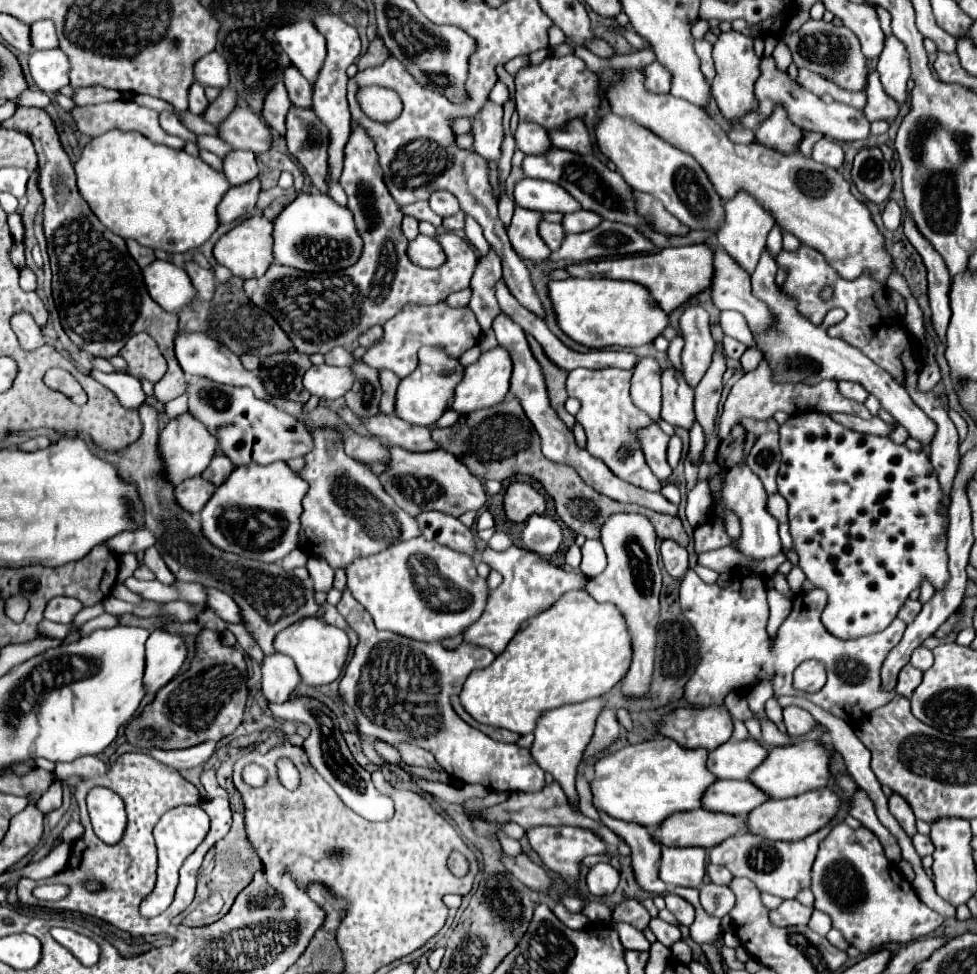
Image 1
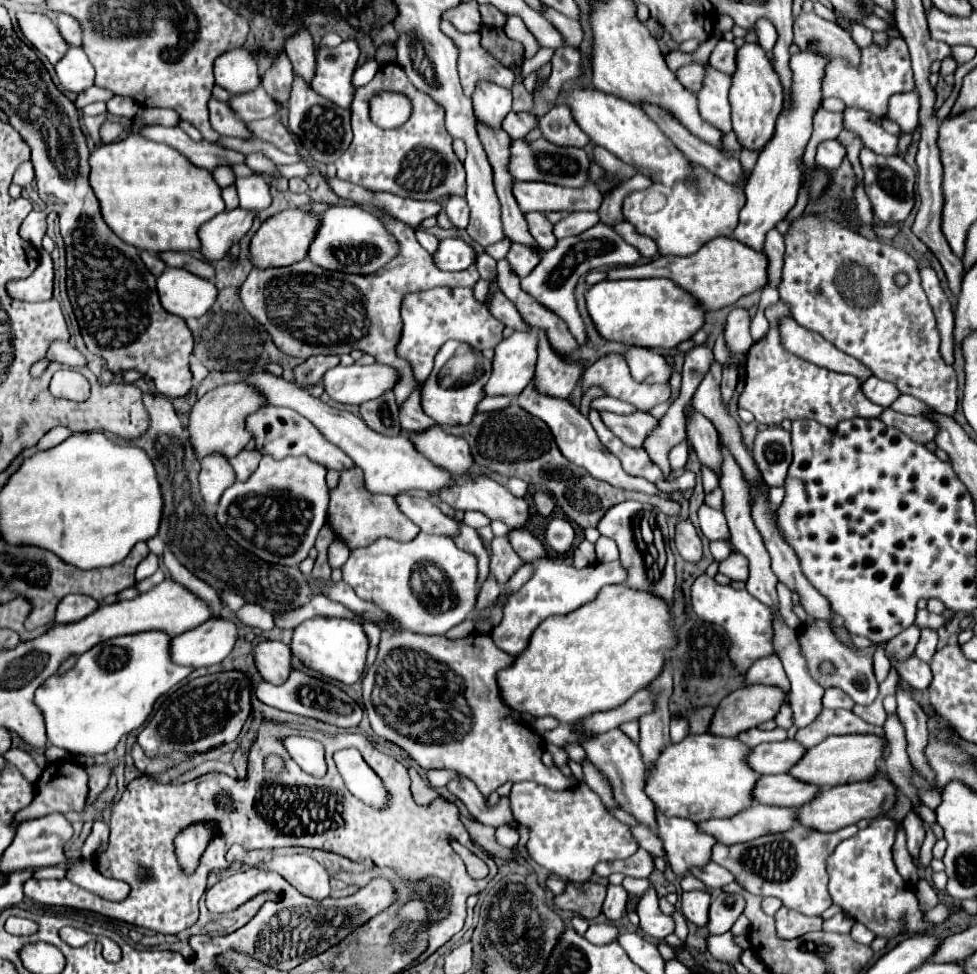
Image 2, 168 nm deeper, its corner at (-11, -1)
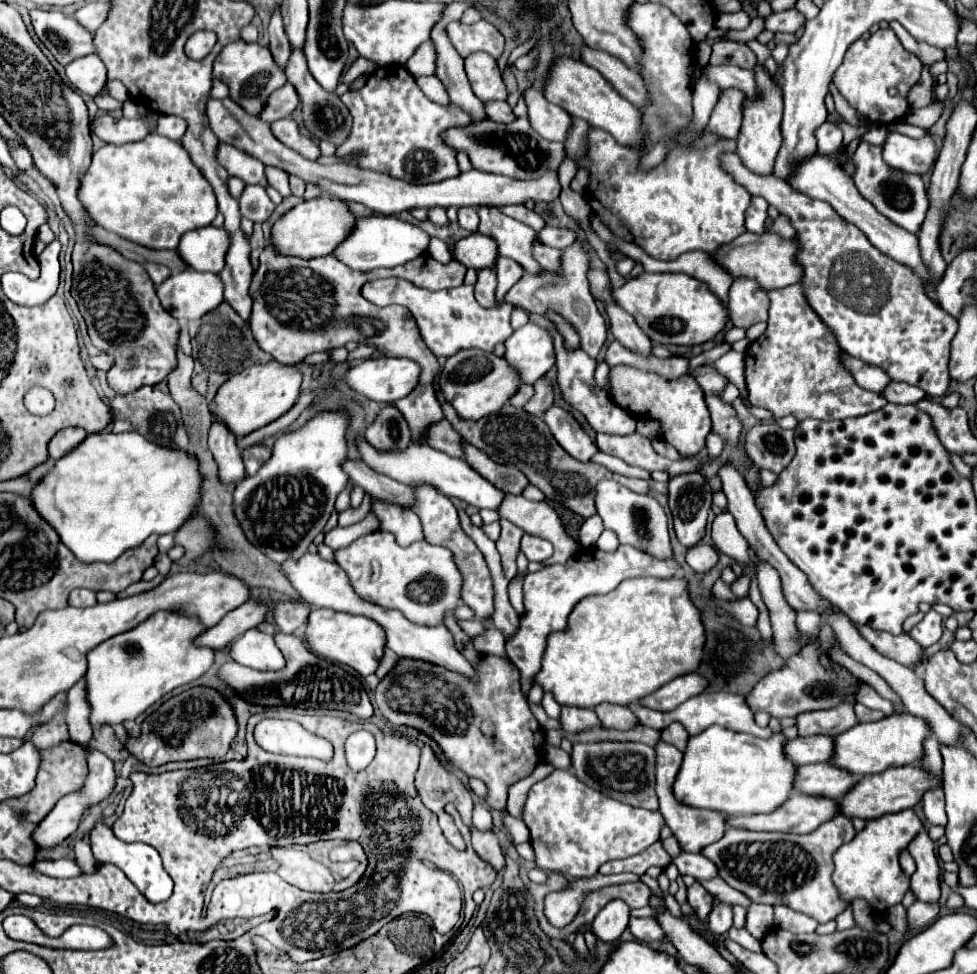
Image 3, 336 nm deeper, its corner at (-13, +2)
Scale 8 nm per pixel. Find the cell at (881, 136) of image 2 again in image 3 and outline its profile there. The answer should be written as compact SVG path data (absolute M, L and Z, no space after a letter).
M889 134L887 142L883 146L883 160L901 172L913 172L913 174L927 174L931 166L935 166L939 156L939 148L935 140L927 134L921 140L913 140L903 134Z

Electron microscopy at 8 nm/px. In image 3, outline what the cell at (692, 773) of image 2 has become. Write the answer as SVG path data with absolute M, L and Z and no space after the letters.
M709 726L705 732L689 738L685 758L679 770L679 776L675 780L673 792L675 798L683 804L691 804L695 808L715 808L719 812L733 814L761 814L761 812L773 812L777 810L789 794L795 790L795 776L797 766L785 756L785 734L773 734L771 738L755 738L751 734L733 732L721 726Z

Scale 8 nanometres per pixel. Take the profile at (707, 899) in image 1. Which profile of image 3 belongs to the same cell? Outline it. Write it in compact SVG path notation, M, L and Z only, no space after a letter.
M717 904L709 918L707 918L707 926L709 926L709 932L715 934L715 936L721 936L725 934L733 924L733 912L731 912L731 906L729 904Z

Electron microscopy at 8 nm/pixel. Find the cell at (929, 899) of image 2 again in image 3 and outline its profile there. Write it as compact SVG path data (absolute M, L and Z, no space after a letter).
M913 902L907 908L907 930L915 930L915 928L927 926L931 920L935 920L937 914L939 914L939 904Z

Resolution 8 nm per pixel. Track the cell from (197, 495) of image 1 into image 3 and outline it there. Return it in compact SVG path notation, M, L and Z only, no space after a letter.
M219 418L211 420L209 450L213 452L213 456L219 464L219 476L223 482L235 482L245 476L237 438L233 432L229 432L229 428Z

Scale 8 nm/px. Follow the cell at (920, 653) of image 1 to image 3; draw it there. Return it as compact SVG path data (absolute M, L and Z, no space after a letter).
M929 610L925 614L925 618L909 632L909 636L913 640L917 640L923 648L935 644L943 634L943 616L935 610Z

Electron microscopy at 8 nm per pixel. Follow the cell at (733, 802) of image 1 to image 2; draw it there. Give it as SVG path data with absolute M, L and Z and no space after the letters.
M787 773L767 775L755 783L753 801L773 807L799 807L817 791L815 787L805 787L805 783L797 783L797 779L789 779Z

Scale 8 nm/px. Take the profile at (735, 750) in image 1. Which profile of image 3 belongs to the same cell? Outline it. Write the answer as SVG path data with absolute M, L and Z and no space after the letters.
M807 736L789 740L785 746L787 758L795 764L813 764L813 762L831 762L835 754L833 736Z

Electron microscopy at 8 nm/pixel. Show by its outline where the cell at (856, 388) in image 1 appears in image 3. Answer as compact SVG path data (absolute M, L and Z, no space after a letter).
M891 382L883 396L893 404L915 404L921 398L925 398L925 392L907 382Z

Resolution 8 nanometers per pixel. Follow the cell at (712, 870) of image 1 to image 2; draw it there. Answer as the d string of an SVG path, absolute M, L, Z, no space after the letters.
M709 861L703 869L693 871L693 875L695 875L697 879L701 879L701 881L703 881L707 887L711 887L711 889L721 889L721 887L725 887L727 883L733 883L733 881L735 881L731 871L727 871L725 867L717 865L717 863L713 863L713 861Z

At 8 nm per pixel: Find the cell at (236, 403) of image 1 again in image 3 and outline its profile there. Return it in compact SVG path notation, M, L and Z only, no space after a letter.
M347 460L343 466L345 466L347 474L351 476L351 480L355 484L359 484L373 498L379 498L379 500L389 502L389 504L399 504L403 508L411 506L411 488L407 488L405 484L375 472L373 468L369 468L363 462Z

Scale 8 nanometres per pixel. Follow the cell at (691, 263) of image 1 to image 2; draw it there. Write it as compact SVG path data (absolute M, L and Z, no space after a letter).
M717 237L705 243L697 253L689 257L665 255L643 265L613 267L613 269L607 269L605 275L607 279L665 277L665 279L671 279L675 285L683 287L687 293L691 293L705 311L715 311L715 309L733 305L739 297L755 289L763 289L767 285L767 259L763 253L753 251L751 247L745 247L743 243L737 243L731 237Z

